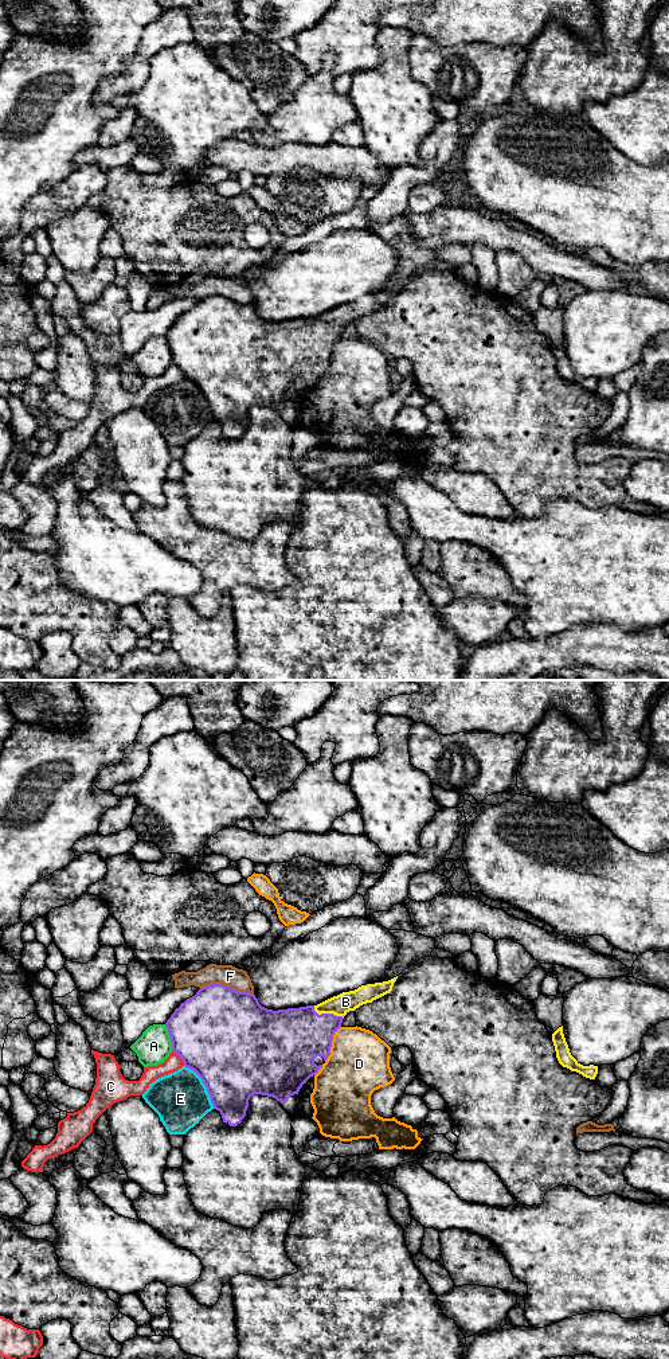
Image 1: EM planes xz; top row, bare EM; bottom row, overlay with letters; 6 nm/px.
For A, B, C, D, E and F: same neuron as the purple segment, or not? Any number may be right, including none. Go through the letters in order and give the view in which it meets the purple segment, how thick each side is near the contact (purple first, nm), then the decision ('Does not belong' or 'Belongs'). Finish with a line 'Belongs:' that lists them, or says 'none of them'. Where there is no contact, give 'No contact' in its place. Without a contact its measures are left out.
A: Touches purple in xz. Thickness 480 nm (purple) against 200 nm. Does not belong
B: Touches purple in xz. Thickness 360 nm (purple) against 120 nm. Belongs
C: Touches purple in xz. Thickness 500 nm (purple) against 100 nm. Does not belong
D: Touches purple in xz. Thickness 360 nm (purple) against 360 nm. Does not belong
E: Touches purple in xz. Thickness 500 nm (purple) against 320 nm. Does not belong
F: Touches purple in xz. Thickness 480 nm (purple) against 130 nm. Does not belong
Belongs: B

